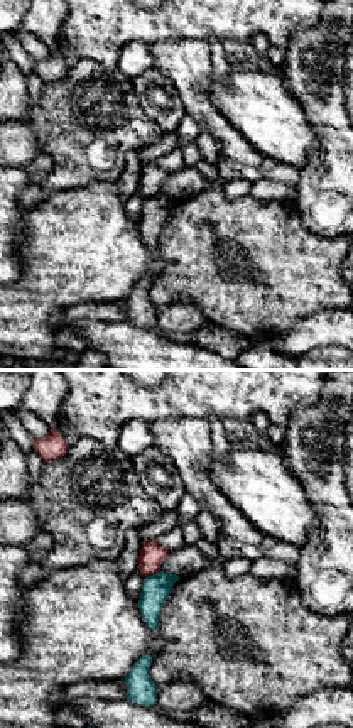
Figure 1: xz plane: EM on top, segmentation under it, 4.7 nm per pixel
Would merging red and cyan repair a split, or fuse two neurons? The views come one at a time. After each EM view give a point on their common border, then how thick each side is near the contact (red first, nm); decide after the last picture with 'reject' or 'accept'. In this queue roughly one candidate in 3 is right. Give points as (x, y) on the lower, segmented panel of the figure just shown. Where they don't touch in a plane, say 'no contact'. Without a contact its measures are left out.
meets red at (152, 573); 120 nm thick on the red side, 130 nm on the other

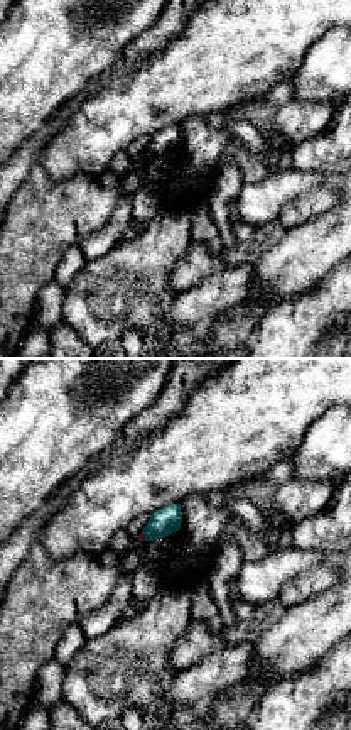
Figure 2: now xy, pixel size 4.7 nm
meets red at (144, 536); 30 nm thick on the red side, 130 nm on the other

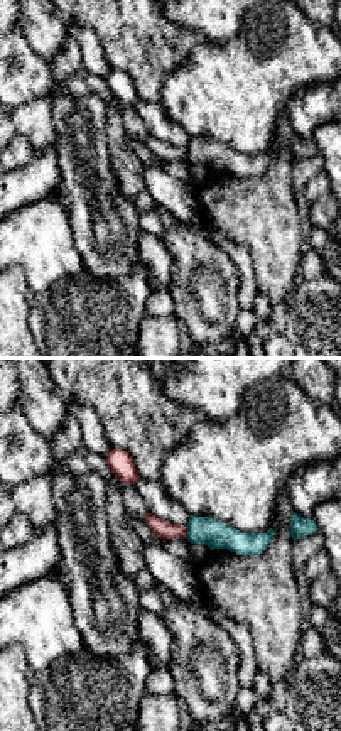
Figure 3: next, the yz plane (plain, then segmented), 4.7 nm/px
meets red at (186, 532); 90 nm thick on the red side, 140 nm on the other

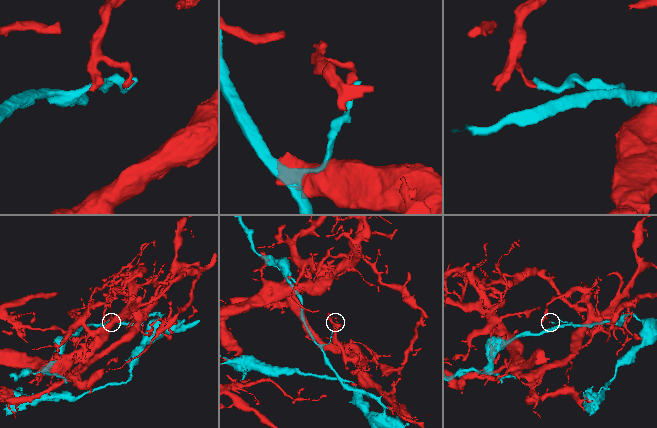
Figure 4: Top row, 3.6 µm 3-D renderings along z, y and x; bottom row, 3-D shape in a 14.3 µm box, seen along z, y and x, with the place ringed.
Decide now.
reject

